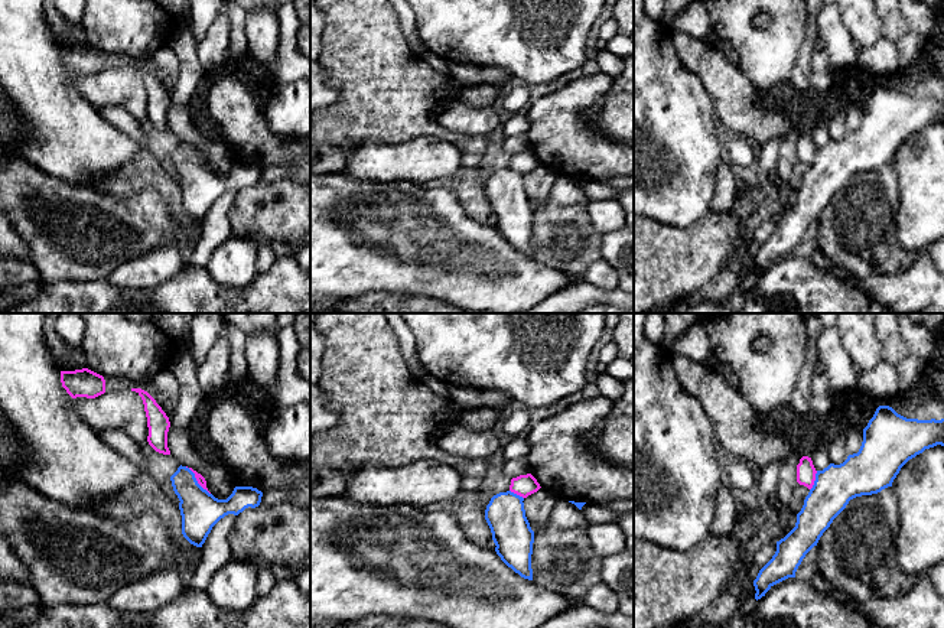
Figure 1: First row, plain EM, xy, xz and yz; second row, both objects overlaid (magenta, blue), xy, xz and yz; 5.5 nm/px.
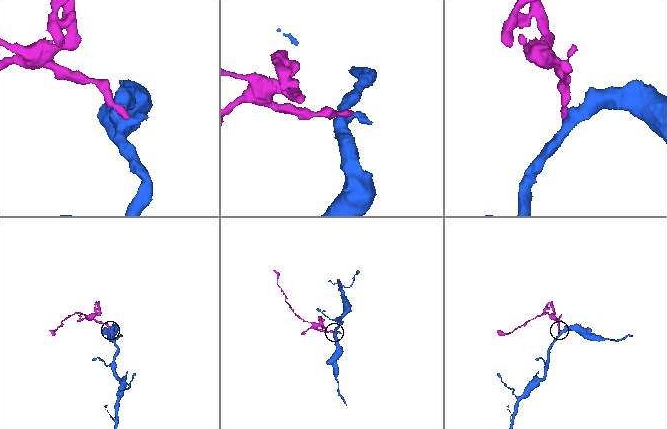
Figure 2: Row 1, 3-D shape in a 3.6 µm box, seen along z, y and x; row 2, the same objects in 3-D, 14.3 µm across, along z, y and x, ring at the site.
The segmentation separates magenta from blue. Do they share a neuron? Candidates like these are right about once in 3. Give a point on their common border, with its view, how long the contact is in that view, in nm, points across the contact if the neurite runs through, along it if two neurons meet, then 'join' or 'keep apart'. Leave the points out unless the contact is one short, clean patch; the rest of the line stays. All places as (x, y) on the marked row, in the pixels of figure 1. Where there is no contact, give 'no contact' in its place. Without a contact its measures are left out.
xy (197, 480) | 220 nm | along xy (185, 467), (210, 494) | keep apart

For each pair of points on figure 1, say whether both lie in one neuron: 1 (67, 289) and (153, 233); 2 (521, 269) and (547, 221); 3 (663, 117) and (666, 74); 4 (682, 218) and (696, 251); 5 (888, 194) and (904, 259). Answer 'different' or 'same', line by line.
1: different
2: different
3: same
4: different
5: same

